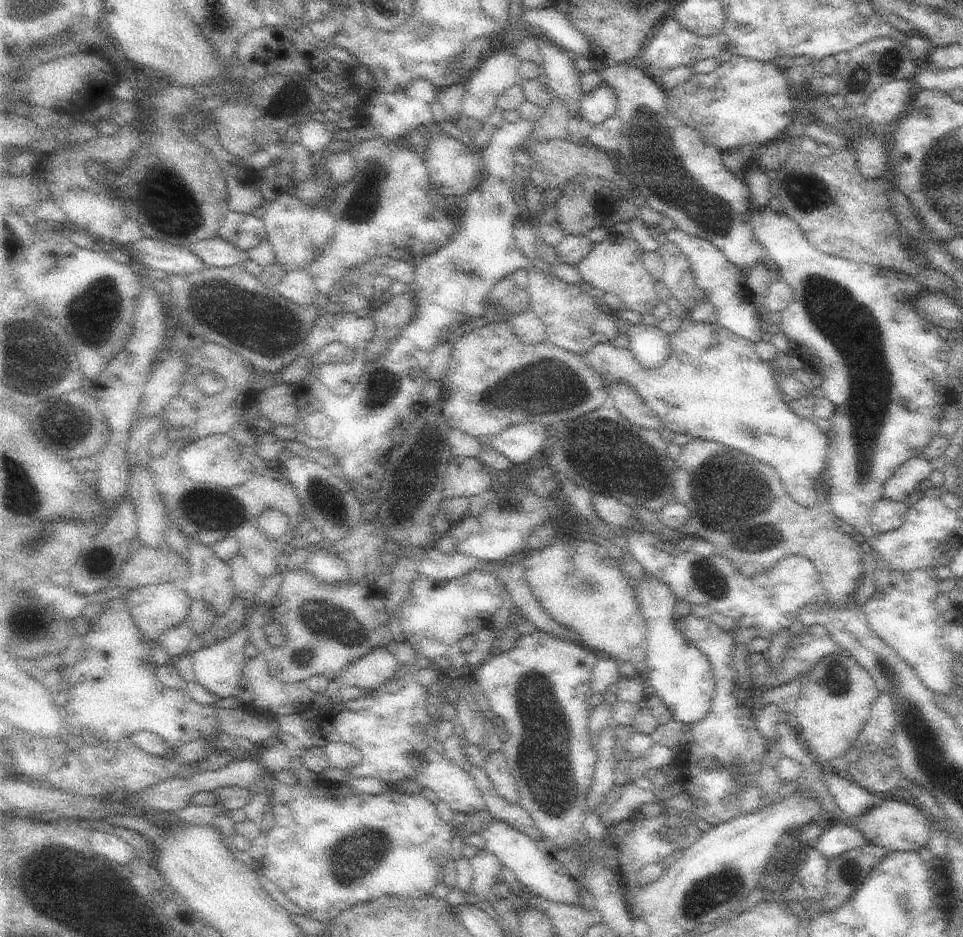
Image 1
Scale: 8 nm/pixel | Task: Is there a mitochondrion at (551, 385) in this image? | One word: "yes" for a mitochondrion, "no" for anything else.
yes

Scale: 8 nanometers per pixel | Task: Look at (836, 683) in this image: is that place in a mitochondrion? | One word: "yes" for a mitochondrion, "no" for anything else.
yes

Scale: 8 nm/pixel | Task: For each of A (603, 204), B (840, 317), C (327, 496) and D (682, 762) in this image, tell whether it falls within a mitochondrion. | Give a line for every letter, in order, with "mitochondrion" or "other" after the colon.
A: other
B: mitochondrion
C: mitochondrion
D: other

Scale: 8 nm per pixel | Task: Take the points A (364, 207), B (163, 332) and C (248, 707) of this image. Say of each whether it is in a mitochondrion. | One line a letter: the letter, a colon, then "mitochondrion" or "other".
A: mitochondrion
B: other
C: other

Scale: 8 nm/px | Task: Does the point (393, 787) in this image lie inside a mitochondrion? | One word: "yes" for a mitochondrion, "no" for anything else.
no

